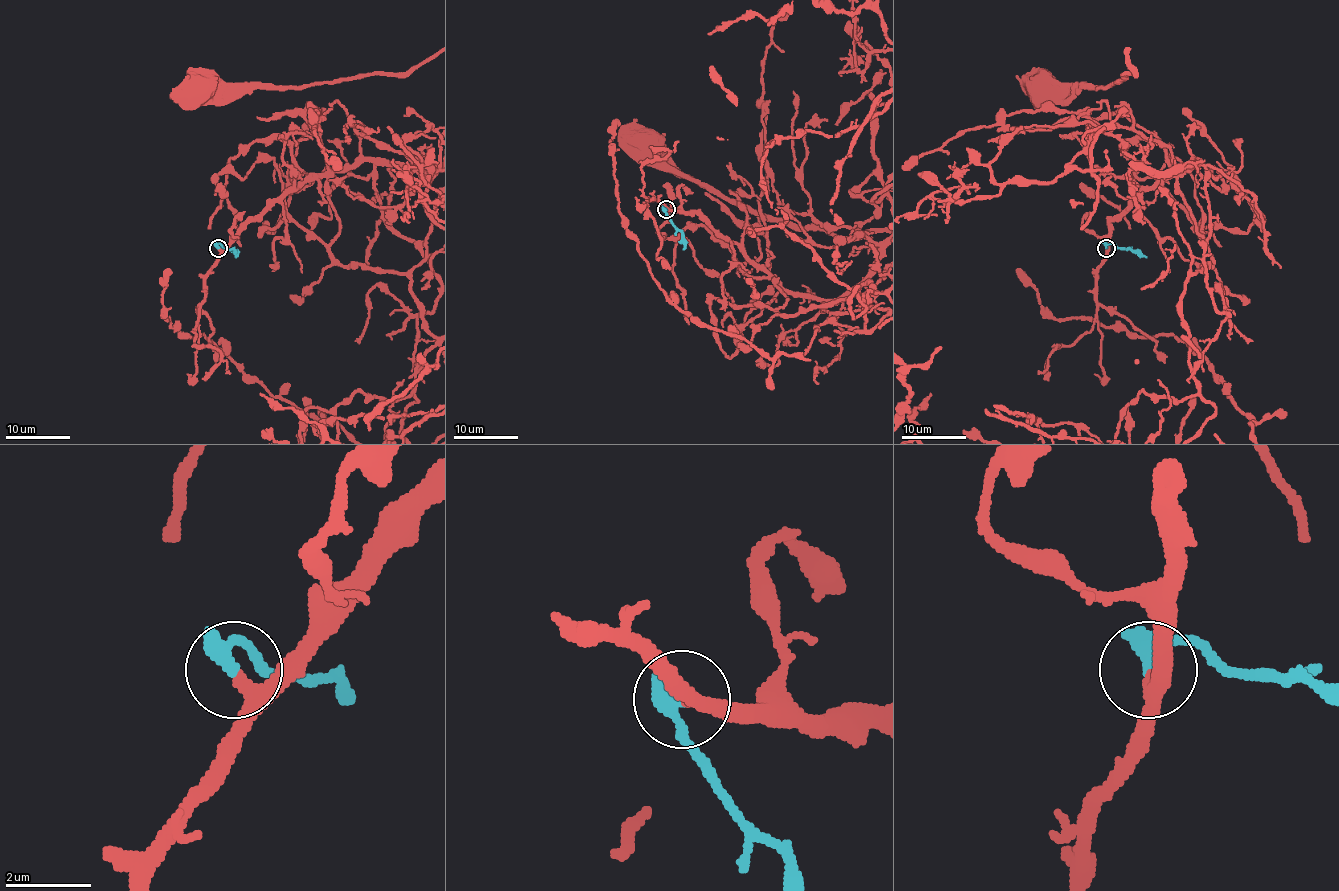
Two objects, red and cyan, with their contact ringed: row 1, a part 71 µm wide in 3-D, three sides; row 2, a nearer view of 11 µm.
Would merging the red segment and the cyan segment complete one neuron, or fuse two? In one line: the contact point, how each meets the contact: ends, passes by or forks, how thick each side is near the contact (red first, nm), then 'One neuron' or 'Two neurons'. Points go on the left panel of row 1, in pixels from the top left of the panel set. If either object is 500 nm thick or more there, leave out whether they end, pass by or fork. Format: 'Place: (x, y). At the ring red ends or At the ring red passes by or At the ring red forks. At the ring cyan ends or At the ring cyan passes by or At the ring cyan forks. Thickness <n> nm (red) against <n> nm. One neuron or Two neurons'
Place: (218, 248). At the ring red passes by. At the ring cyan ends. Thickness 280 nm (red) against 440 nm. One neuron

